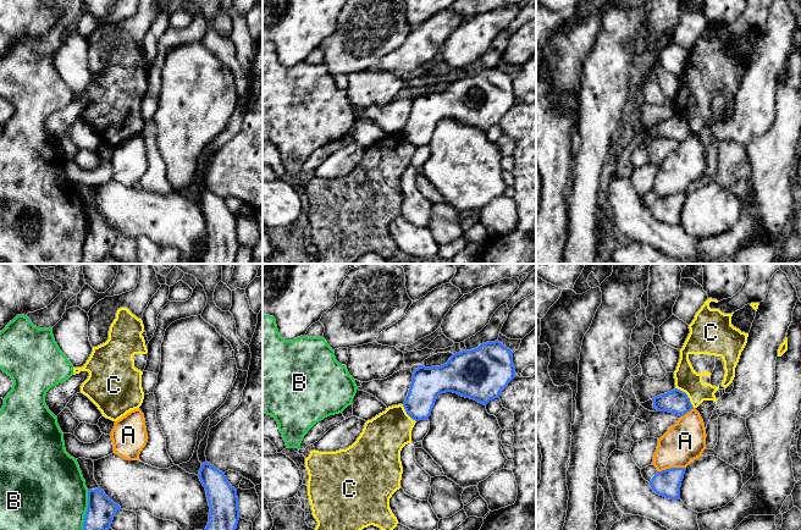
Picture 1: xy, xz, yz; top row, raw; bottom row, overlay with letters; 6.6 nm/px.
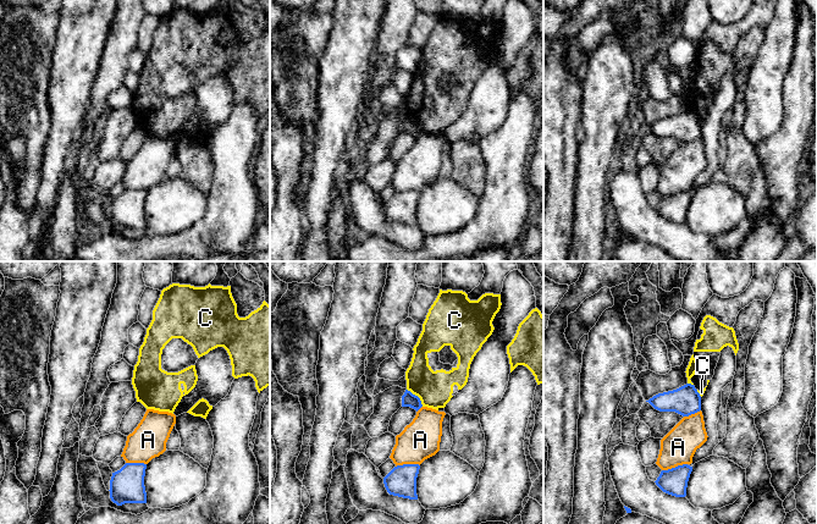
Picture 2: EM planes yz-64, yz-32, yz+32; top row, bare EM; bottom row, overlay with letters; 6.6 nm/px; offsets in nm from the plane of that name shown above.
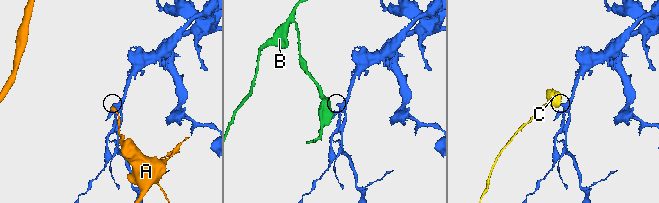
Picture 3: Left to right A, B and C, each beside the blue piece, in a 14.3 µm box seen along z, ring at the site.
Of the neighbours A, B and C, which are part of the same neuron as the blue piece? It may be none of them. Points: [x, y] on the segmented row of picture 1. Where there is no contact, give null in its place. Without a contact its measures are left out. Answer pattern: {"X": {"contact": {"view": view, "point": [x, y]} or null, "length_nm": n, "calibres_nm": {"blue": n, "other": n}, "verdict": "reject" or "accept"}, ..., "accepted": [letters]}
{"A": {"contact": {"view": "yz", "point": [672, 468]}, "length_nm": 190, "calibres_nm": {"blue": 180, "other": 280}, "verdict": "reject"}, "B": {"contact": {"view": "xy", "point": [87, 509]}, "length_nm": 260, "calibres_nm": {"blue": 190, "other": 460}, "verdict": "reject"}, "C": {"contact": {"view": "yz", "point": [686, 396]}, "length_nm": 180, "calibres_nm": {"blue": 160, "other": 160}, "verdict": "reject"}, "accepted": []}

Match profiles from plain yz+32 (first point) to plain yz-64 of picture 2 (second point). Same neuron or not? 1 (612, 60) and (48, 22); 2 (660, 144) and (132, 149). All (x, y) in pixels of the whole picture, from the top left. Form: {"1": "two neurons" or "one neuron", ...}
{"1": "two neurons", "2": "one neuron"}

